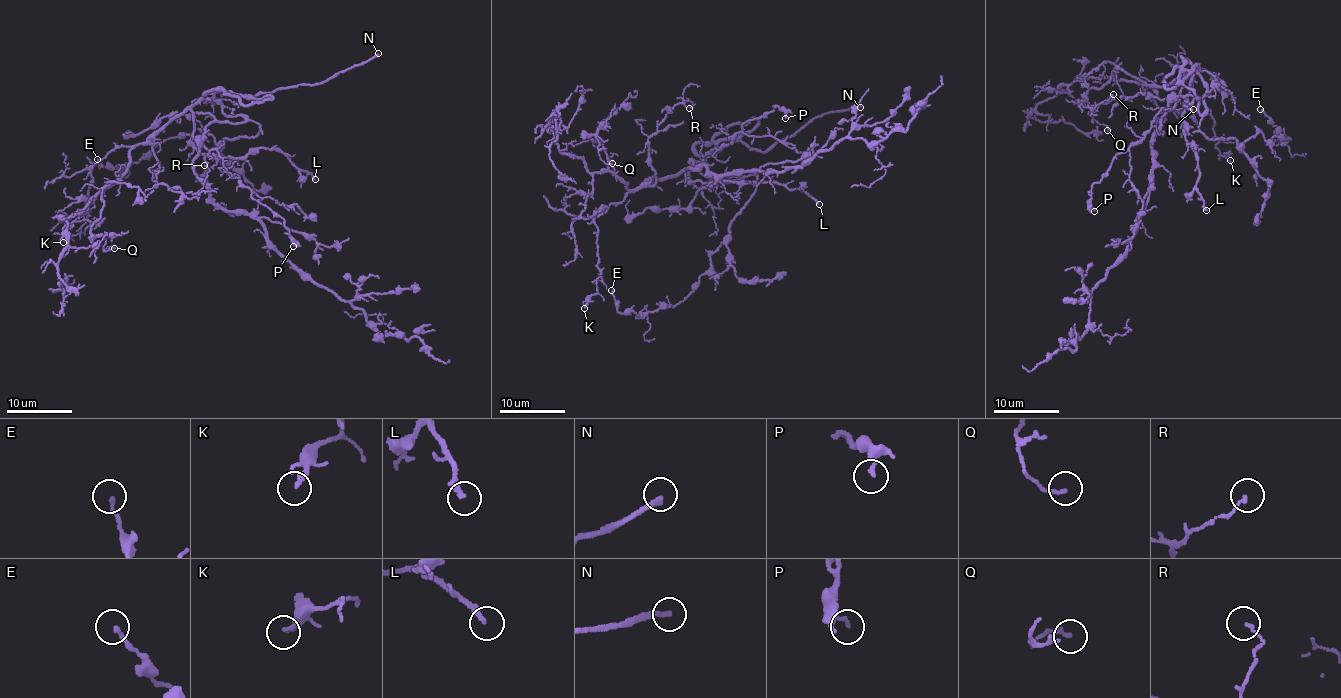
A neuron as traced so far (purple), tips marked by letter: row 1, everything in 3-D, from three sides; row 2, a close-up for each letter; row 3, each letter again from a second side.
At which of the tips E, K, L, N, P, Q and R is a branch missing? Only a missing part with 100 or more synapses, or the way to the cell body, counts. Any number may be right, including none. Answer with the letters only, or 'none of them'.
N

